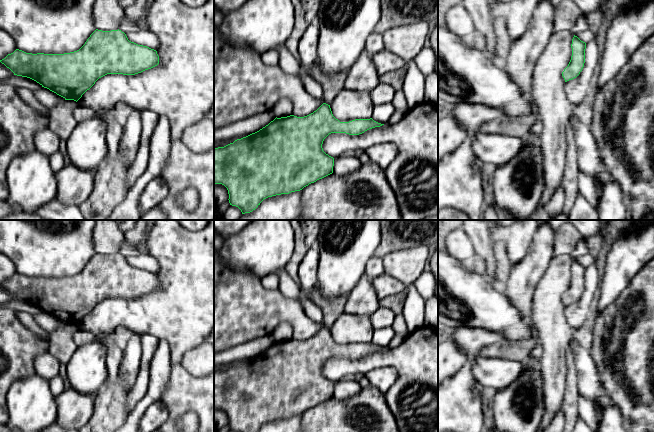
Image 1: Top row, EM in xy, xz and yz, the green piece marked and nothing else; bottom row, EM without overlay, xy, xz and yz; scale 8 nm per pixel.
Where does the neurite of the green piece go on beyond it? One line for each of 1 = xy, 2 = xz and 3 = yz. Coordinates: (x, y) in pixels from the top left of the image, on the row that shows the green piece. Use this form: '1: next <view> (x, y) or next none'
1: next none
2: next none
3: next none

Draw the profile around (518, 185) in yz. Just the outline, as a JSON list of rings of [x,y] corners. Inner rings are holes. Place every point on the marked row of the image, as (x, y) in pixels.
[[[531,134],[523,137],[525,142],[521,152],[504,165],[498,166],[493,175],[494,203],[504,211],[511,213],[517,218],[527,218],[536,209],[544,191],[544,158],[540,146],[540,136]]]

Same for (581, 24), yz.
[[[582,15],[577,19],[575,25],[570,30],[573,35],[576,35],[579,32],[583,32],[583,31],[589,30],[589,29],[590,29],[589,24],[588,24],[586,18]]]

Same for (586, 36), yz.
[[[590,29],[589,30],[585,30],[583,32],[579,32],[575,36],[577,36],[581,41],[583,41],[585,43],[588,43],[588,42],[596,40],[596,33],[595,33],[595,31],[592,31]]]

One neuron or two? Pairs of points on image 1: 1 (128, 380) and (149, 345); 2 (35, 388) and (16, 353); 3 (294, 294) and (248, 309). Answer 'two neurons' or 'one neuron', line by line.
1: two neurons
2: two neurons
3: two neurons

